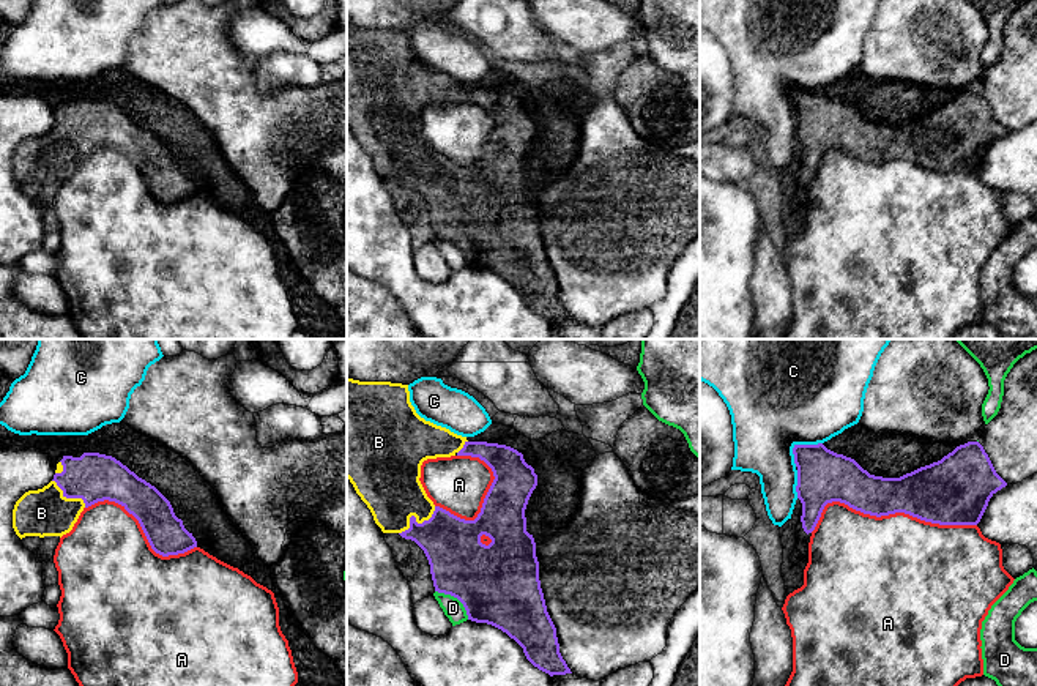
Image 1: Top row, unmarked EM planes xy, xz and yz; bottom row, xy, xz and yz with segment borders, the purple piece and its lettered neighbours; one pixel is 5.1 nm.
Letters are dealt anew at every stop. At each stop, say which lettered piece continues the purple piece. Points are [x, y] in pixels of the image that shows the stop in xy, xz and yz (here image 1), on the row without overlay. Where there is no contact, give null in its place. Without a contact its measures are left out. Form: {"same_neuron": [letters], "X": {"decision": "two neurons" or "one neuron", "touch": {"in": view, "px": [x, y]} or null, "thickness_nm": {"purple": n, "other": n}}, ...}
{"same_neuron": ["B"], "A": {"decision": "two neurons", "touch": {"in": "yz", "px": [888, 161]}, "thickness_nm": {"purple": 280, "other": 500}}, "B": {"decision": "one neuron", "touch": {"in": "xz", "px": [415, 166]}, "thickness_nm": {"purple": 300, "other": 320}}, "C": {"decision": "two neurons", "touch": {"in": "yz", "px": [798, 92]}, "thickness_nm": {"purple": 280, "other": 480}}, "D": {"decision": "two neurons", "touch": {"in": "xz", "px": [456, 243]}, "thickness_nm": {"purple": 420, "other": 100}}}

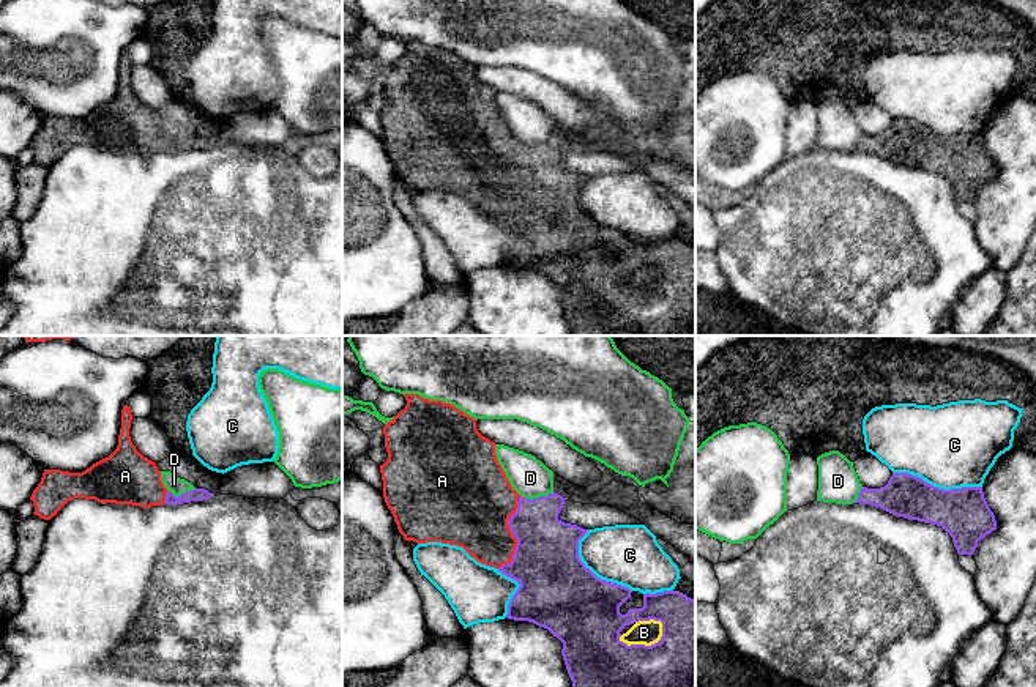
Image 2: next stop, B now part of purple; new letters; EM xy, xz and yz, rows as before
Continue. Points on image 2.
{"same_neuron": ["A"], "A": {"decision": "one neuron", "touch": {"in": "xz", "px": [513, 181]}, "thickness_nm": {"purple": 340, "other": 380}}, "B": {"decision": "two neurons", "touch": {"in": "xz", "px": [647, 293]}, "thickness_nm": {"purple": 500, "other": 130}}, "C": {"decision": "two neurons", "touch": {"in": "yz", "px": [937, 134]}, "thickness_nm": {"purple": 260, "other": 440}}, "D": {"decision": "two neurons", "touch": {"in": "xz", "px": [536, 145]}, "thickness_nm": {"purple": 300, "other": 200}}}

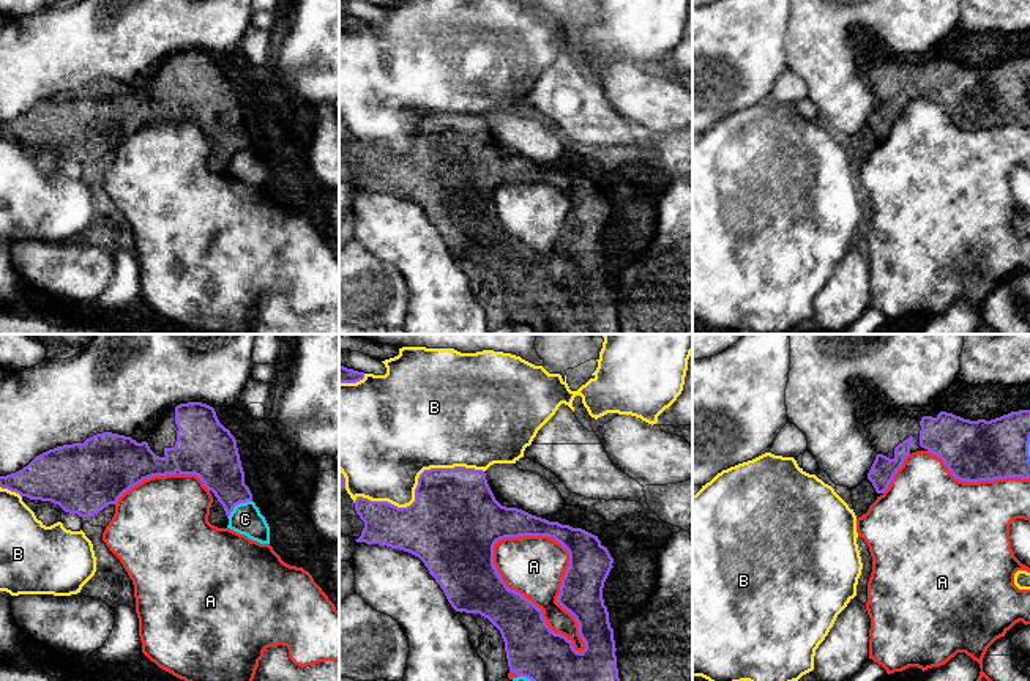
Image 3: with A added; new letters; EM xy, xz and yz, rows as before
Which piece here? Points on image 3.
{"same_neuron": [], "A": {"decision": "two neurons", "touch": {"in": "xz", "px": [526, 245]}, "thickness_nm": {"purple": 260, "other": 300}}, "B": {"decision": "two neurons", "touch": {"in": "xz", "px": [417, 133]}, "thickness_nm": {"purple": 460, "other": 460}}, "C": {"decision": "two neurons", "touch": {"in": "xy", "px": [237, 150]}, "thickness_nm": {"purple": 240, "other": 160}}}

